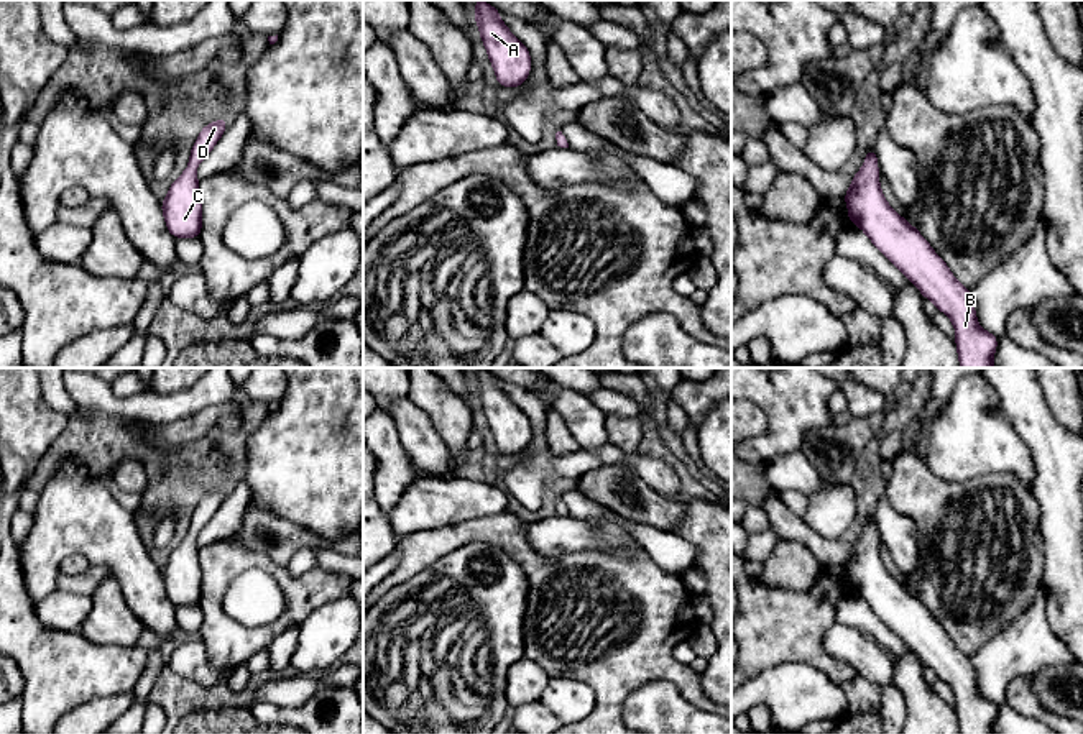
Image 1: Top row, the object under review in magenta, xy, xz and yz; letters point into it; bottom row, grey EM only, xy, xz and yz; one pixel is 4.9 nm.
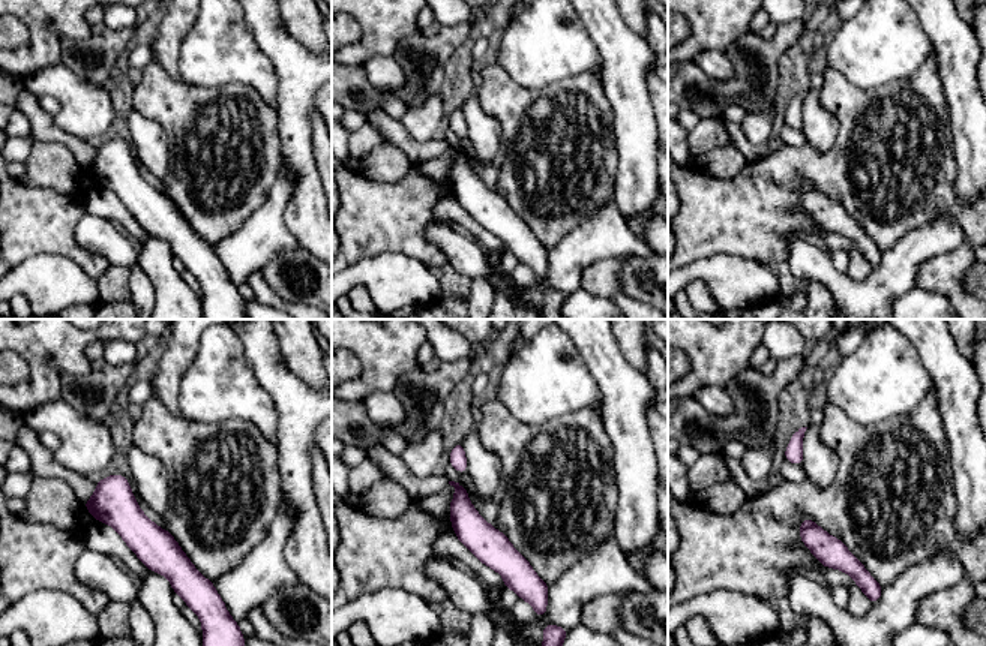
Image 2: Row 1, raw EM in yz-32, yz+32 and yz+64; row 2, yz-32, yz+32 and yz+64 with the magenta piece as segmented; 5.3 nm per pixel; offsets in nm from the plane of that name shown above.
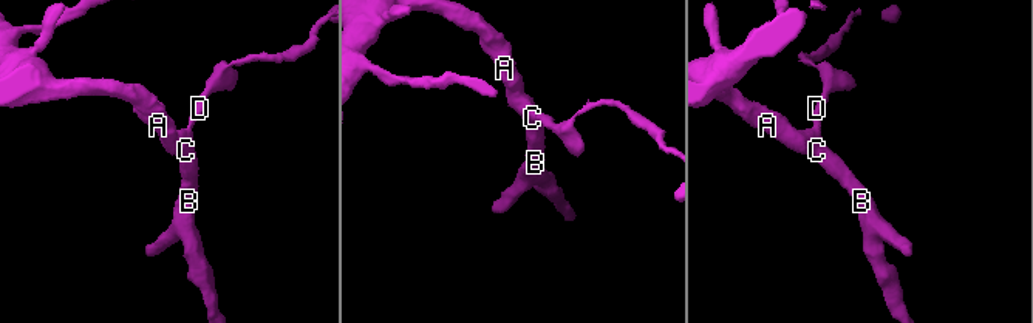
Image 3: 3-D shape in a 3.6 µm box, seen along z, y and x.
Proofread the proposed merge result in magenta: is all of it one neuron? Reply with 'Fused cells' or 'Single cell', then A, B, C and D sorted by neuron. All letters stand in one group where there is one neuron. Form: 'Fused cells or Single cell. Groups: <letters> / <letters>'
Single cell. Groups: A B C D

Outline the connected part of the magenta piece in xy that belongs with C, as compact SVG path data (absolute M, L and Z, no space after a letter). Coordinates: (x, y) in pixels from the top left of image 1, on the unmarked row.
M224 484L202 496L191 517L189 534L169 553L168 565L161 570L166 594L174 606L200 606L202 573L199 567L196 535L212 519L227 493L227 486Z

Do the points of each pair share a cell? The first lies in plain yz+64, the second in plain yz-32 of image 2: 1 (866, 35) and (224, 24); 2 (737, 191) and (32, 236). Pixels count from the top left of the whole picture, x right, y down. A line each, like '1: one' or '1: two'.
1: one
2: one

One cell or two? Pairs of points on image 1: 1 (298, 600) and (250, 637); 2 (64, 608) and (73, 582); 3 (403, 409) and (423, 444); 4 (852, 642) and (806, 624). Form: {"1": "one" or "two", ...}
{"1": "one", "2": "two", "3": "one", "4": "two"}

